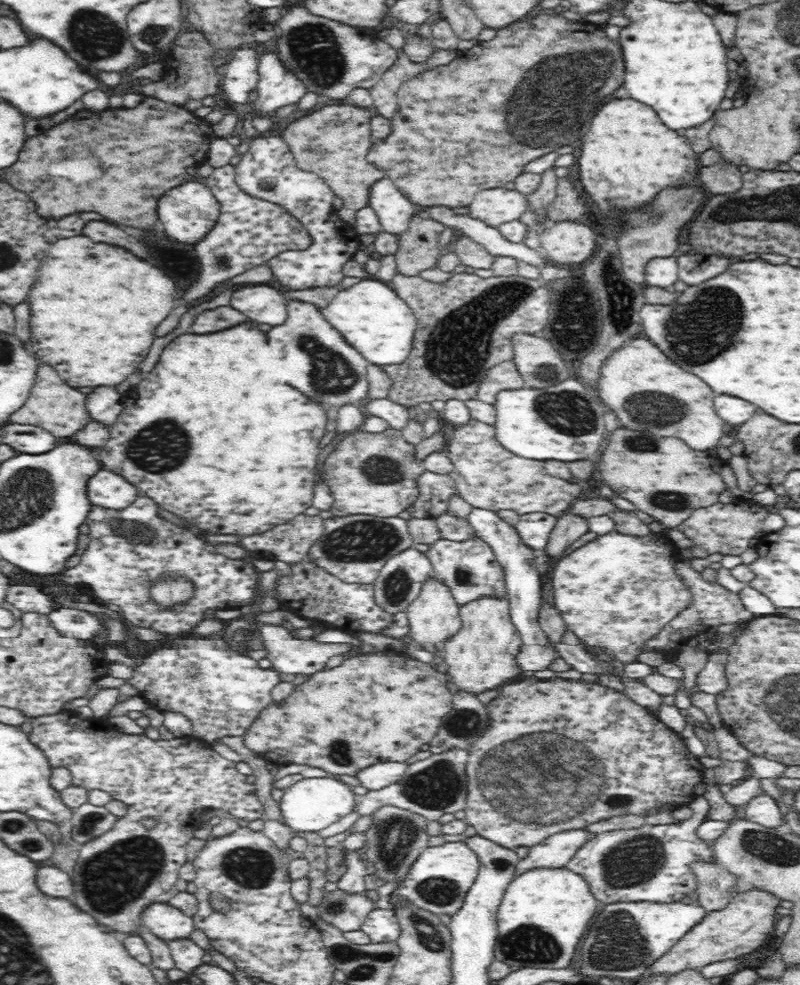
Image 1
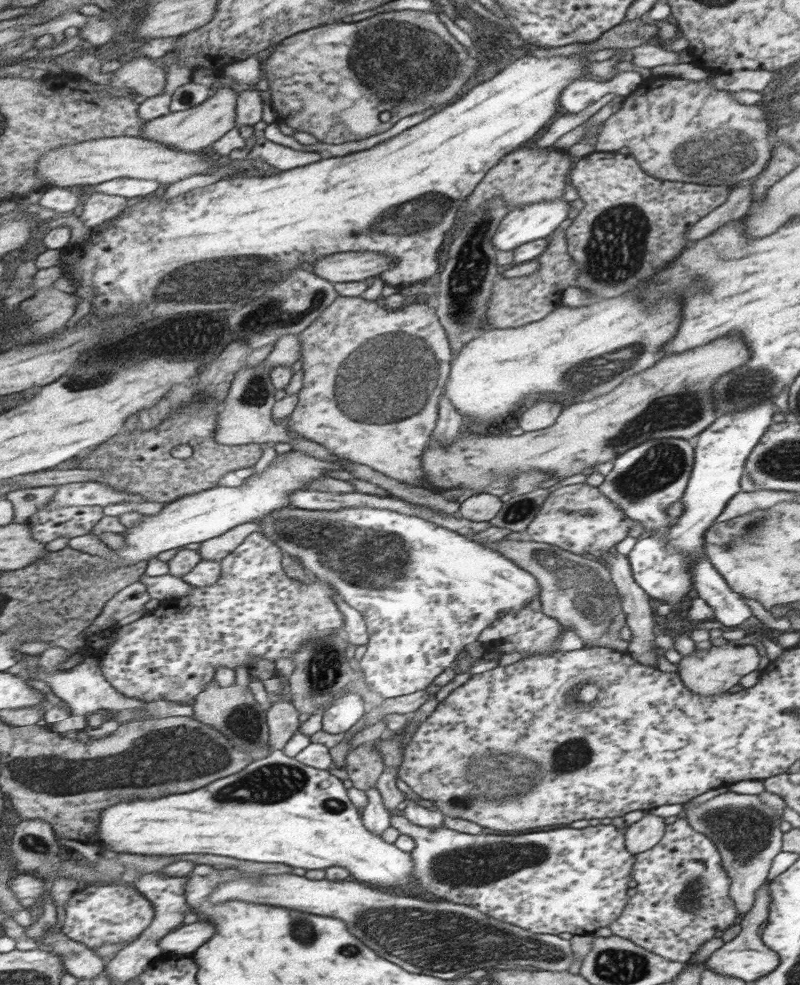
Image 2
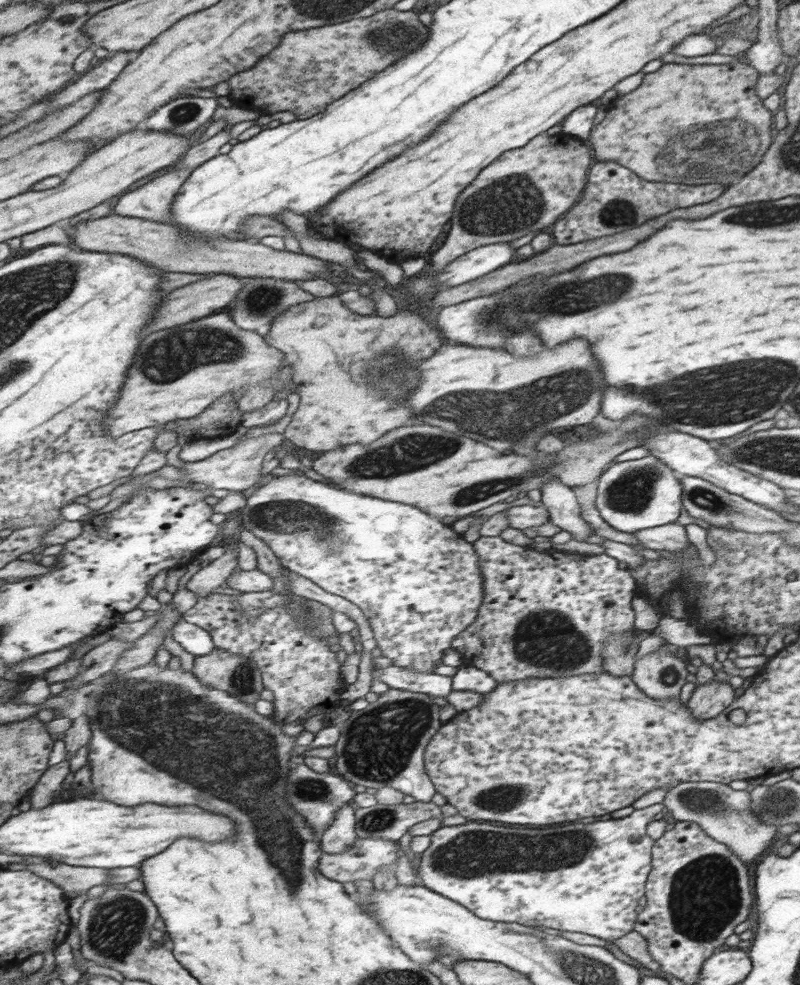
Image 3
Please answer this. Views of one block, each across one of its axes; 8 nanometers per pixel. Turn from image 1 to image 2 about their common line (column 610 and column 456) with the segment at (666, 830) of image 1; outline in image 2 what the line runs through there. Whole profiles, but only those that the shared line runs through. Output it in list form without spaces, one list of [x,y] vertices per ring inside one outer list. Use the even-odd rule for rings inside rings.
[[[398,815],[391,816],[391,826],[396,827],[400,834],[410,835],[414,839],[415,847],[411,852],[411,856],[415,862],[420,887],[440,899],[450,900],[454,904],[472,906],[472,908],[478,909],[480,913],[519,926],[519,928],[528,930],[532,934],[559,935],[567,932],[577,936],[592,935],[599,928],[610,927],[612,923],[619,919],[620,915],[623,915],[626,902],[631,901],[630,896],[628,896],[628,882],[632,880],[632,874],[634,873],[635,855],[628,852],[626,848],[625,834],[619,832],[610,821],[603,821],[597,826],[587,826],[586,828],[558,828],[558,830],[546,830],[546,832],[524,832],[524,834],[514,834],[514,836],[512,834],[490,834],[488,831],[481,834],[466,834],[448,829],[445,826],[431,829],[421,827],[406,817]]]

